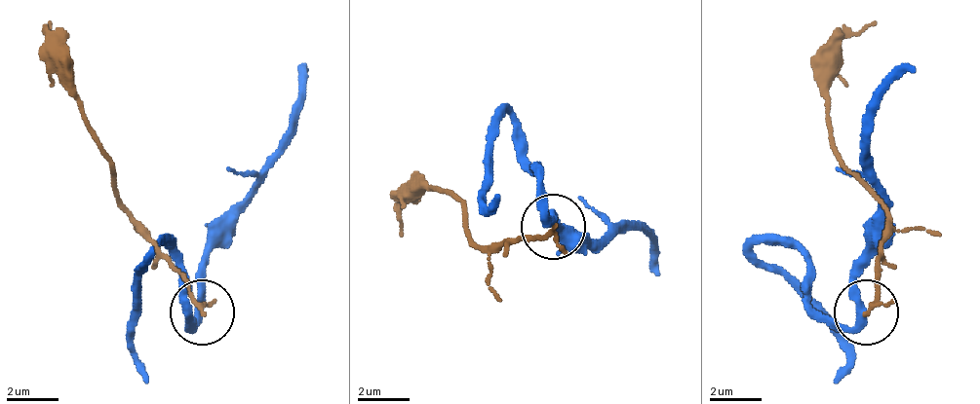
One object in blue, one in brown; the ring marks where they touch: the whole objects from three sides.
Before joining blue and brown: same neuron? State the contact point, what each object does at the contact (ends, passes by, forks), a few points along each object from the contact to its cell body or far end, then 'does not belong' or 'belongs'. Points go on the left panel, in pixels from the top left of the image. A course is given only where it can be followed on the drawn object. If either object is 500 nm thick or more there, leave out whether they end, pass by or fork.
at (202, 312); blue passes by; brown passes by; blue runs (203, 311), (190, 323), (183, 304), (183, 259), (158, 245), (138, 278), (132, 343), (145, 382); brown runs (203, 311), (132, 213), (80, 110), (67, 58), (48, 39), (48, 19); does not belong

